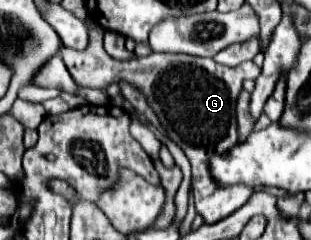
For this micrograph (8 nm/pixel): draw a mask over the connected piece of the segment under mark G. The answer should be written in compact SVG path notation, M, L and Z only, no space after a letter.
M88 17L92 25L88 29L88 51L72 51L62 47L60 57L68 63L68 71L72 79L80 87L92 89L106 89L112 83L128 83L138 89L150 109L156 113L162 129L166 135L186 153L192 165L192 195L196 201L198 213L204 217L206 223L216 223L236 209L240 209L254 193L252 187L240 185L220 185L212 173L208 159L216 153L226 153L240 145L238 137L238 121L236 121L236 101L242 91L244 79L256 79L260 69L248 61L238 67L216 65L214 59L202 59L192 55L176 55L176 53L150 53L148 57L136 57L128 61L112 59L103 47L105 30L92 18Z

